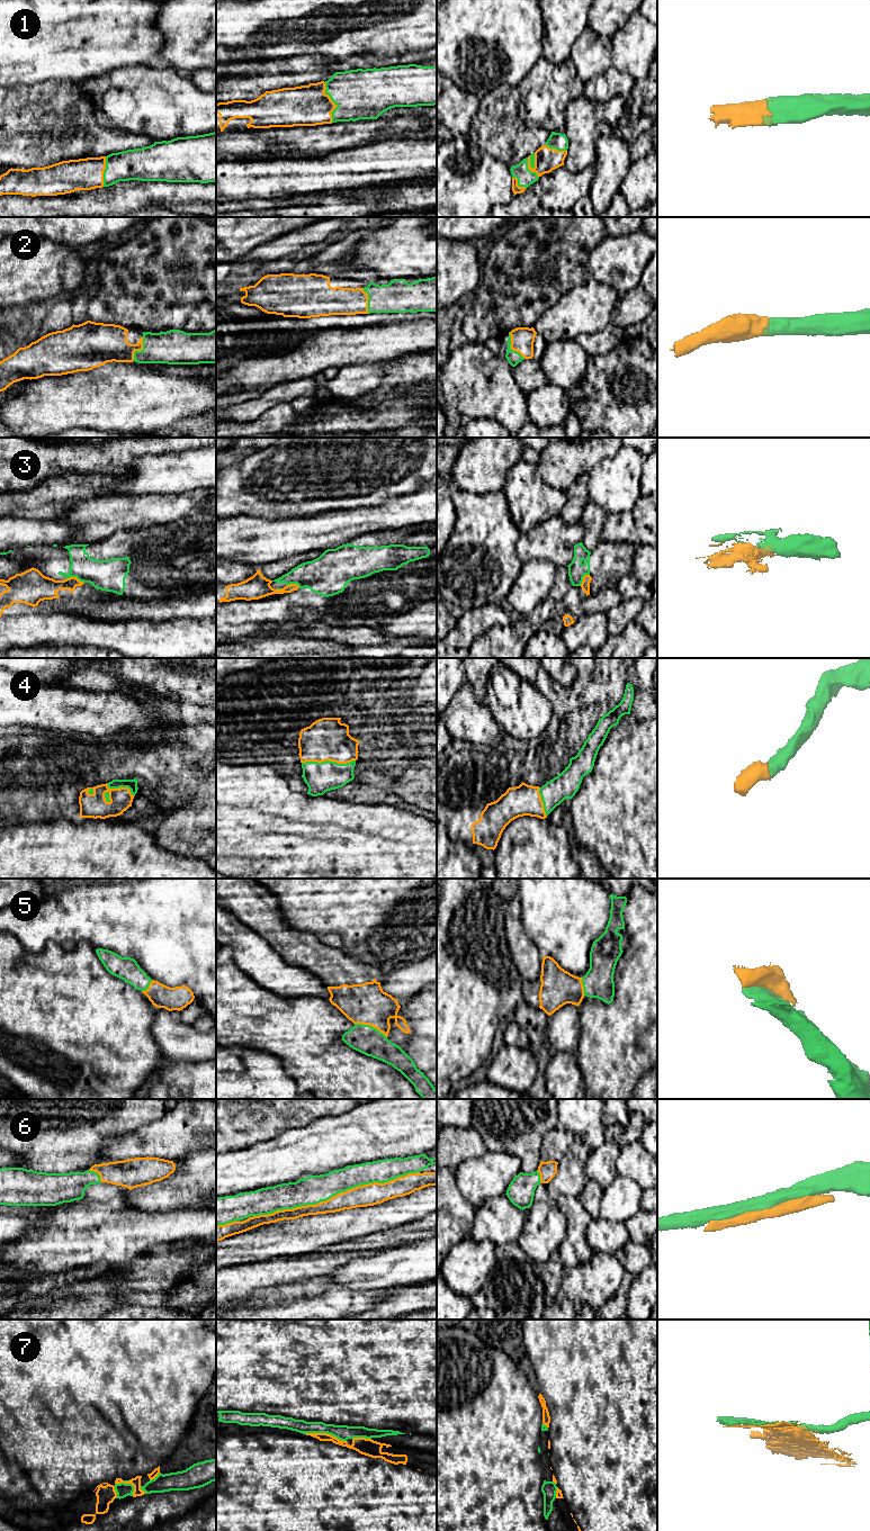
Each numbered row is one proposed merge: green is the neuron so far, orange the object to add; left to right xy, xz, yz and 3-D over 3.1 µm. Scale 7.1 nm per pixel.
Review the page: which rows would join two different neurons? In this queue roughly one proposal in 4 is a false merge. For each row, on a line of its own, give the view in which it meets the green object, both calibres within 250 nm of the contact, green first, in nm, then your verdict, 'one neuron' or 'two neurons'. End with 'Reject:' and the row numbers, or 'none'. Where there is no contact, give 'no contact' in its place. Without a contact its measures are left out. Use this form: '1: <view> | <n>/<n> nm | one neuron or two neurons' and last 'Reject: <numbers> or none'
1: xz | 360/280 nm | one neuron
2: yz | 90/170 nm | one neuron
3: xy | 220/170 nm | two neurons
4: xz | 220/300 nm | one neuron
5: xz | 200/300 nm | one neuron
6: xz | 200/160 nm | one neuron
7: xz | 110/100 nm | one neuron
Reject: 3

